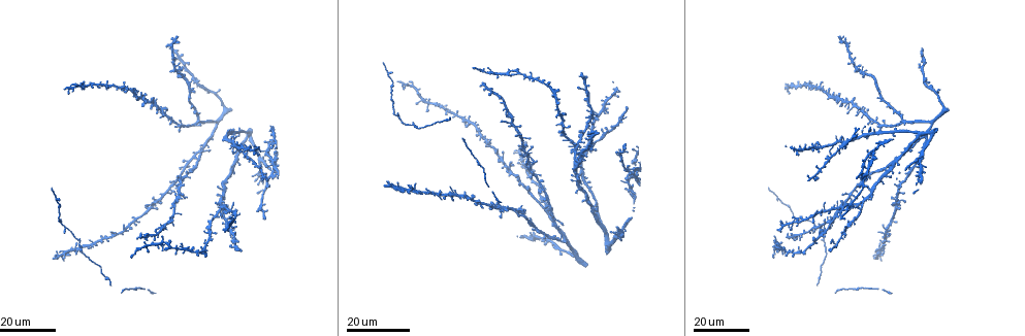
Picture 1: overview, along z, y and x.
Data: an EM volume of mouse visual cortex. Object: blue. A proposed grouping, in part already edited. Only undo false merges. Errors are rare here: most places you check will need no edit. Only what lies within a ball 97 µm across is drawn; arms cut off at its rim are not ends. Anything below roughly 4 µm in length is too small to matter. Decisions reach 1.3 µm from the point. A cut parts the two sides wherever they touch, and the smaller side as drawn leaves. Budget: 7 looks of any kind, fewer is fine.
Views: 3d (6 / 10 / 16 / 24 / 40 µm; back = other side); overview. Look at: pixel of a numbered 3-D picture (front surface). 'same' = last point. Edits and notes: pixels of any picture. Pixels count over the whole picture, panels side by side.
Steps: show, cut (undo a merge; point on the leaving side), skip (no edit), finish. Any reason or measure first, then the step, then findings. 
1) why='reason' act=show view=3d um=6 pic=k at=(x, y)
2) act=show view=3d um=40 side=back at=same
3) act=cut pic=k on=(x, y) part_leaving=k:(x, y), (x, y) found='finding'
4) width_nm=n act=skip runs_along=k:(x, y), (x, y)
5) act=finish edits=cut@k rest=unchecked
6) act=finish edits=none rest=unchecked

why='four arms meet' act=show view=3d um=24 pic=1 at=(231, 231)

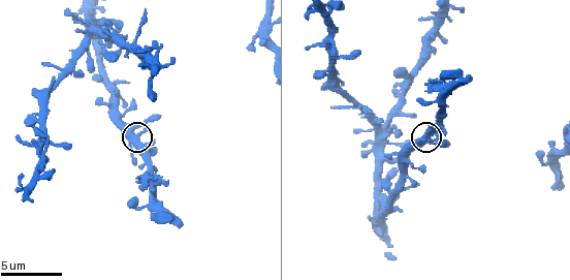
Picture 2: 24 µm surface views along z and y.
why='closer look' act=show view=3d um=6 pic=2 at=(137, 136)

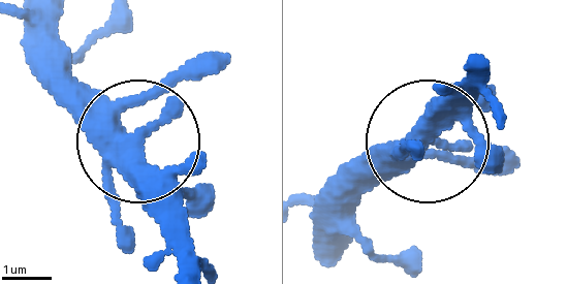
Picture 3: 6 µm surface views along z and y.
arms=4 act=skip found='continuous, no second neuron'

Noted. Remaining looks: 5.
act=show view=3d um=16 pic=1 at=(828, 158)

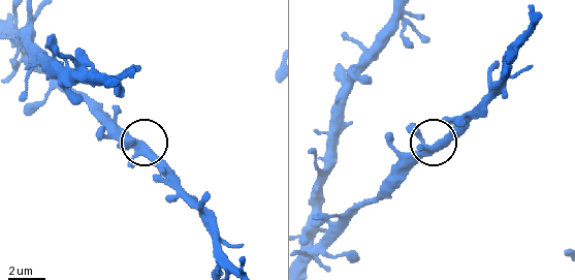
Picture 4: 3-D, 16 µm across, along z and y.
why='closer look' act=show view=3d um=10 pic=4 at=(446, 146)

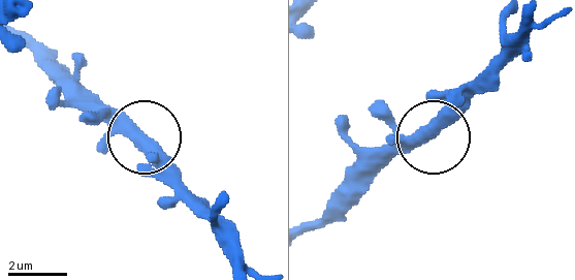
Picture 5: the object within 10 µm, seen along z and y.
side_arm_um=12 act=skip runs_along=5:(311, 230), (341, 213), (392, 161), (429, 142), (471, 97) found='one neuron here'

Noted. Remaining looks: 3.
act=show view=3d um=24 pic=1 at=(880, 134)

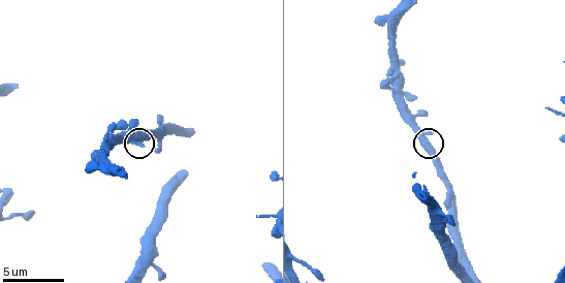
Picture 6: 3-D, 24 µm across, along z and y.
why='closer look' act=show view=3d um=6 pic=6 at=(138, 145)

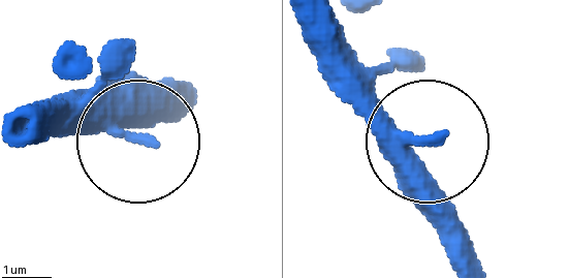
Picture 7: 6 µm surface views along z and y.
side_arm_um=15 act=skip found='all the same neuron'

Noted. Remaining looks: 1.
act=finish edits=none rest=unchecked

